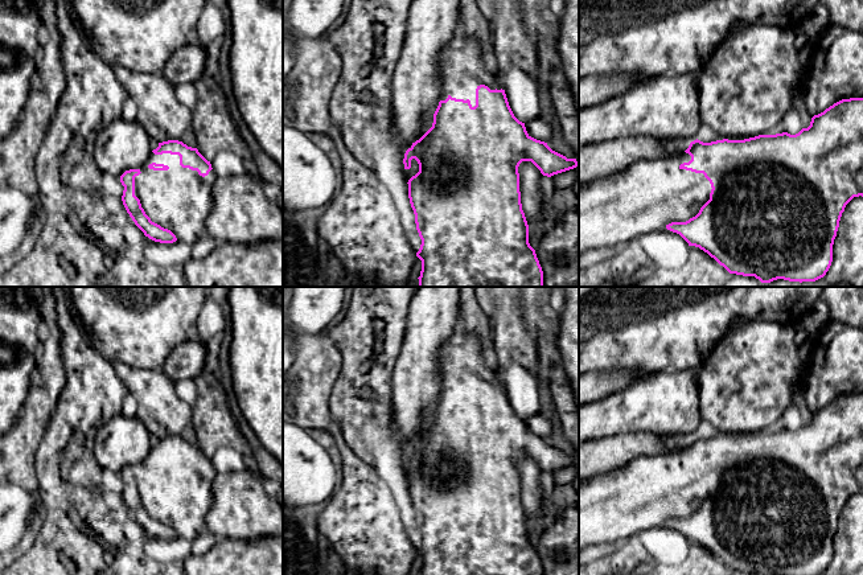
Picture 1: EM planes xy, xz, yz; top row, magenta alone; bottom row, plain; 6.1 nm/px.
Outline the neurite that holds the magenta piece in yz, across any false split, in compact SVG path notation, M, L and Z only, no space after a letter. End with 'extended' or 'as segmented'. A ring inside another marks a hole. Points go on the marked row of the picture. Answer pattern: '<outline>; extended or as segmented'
M863 98L842 99L823 112L811 118L810 126L798 134L788 132L776 135L759 135L744 140L716 140L703 143L694 140L685 152L671 157L638 160L625 169L605 177L579 185L579 256L589 249L613 247L625 245L641 234L666 227L679 234L689 246L695 246L707 252L730 274L755 276L761 283L777 279L789 282L815 282L826 275L833 262L833 245L839 227L839 221L846 205L854 197L863 197Z; extended

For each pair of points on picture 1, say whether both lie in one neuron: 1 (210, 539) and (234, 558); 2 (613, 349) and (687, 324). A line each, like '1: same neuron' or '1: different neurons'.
1: different neurons
2: same neuron

